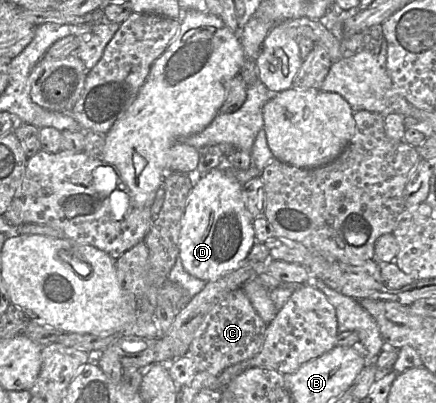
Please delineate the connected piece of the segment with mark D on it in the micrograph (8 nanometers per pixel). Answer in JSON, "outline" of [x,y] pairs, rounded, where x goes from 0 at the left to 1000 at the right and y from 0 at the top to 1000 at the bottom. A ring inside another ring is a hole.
{"outline":[[[502,414],[484,419],[440,467],[415,546],[408,608],[422,667],[479,700],[548,665],[587,600],[578,543],[546,447]]]}

